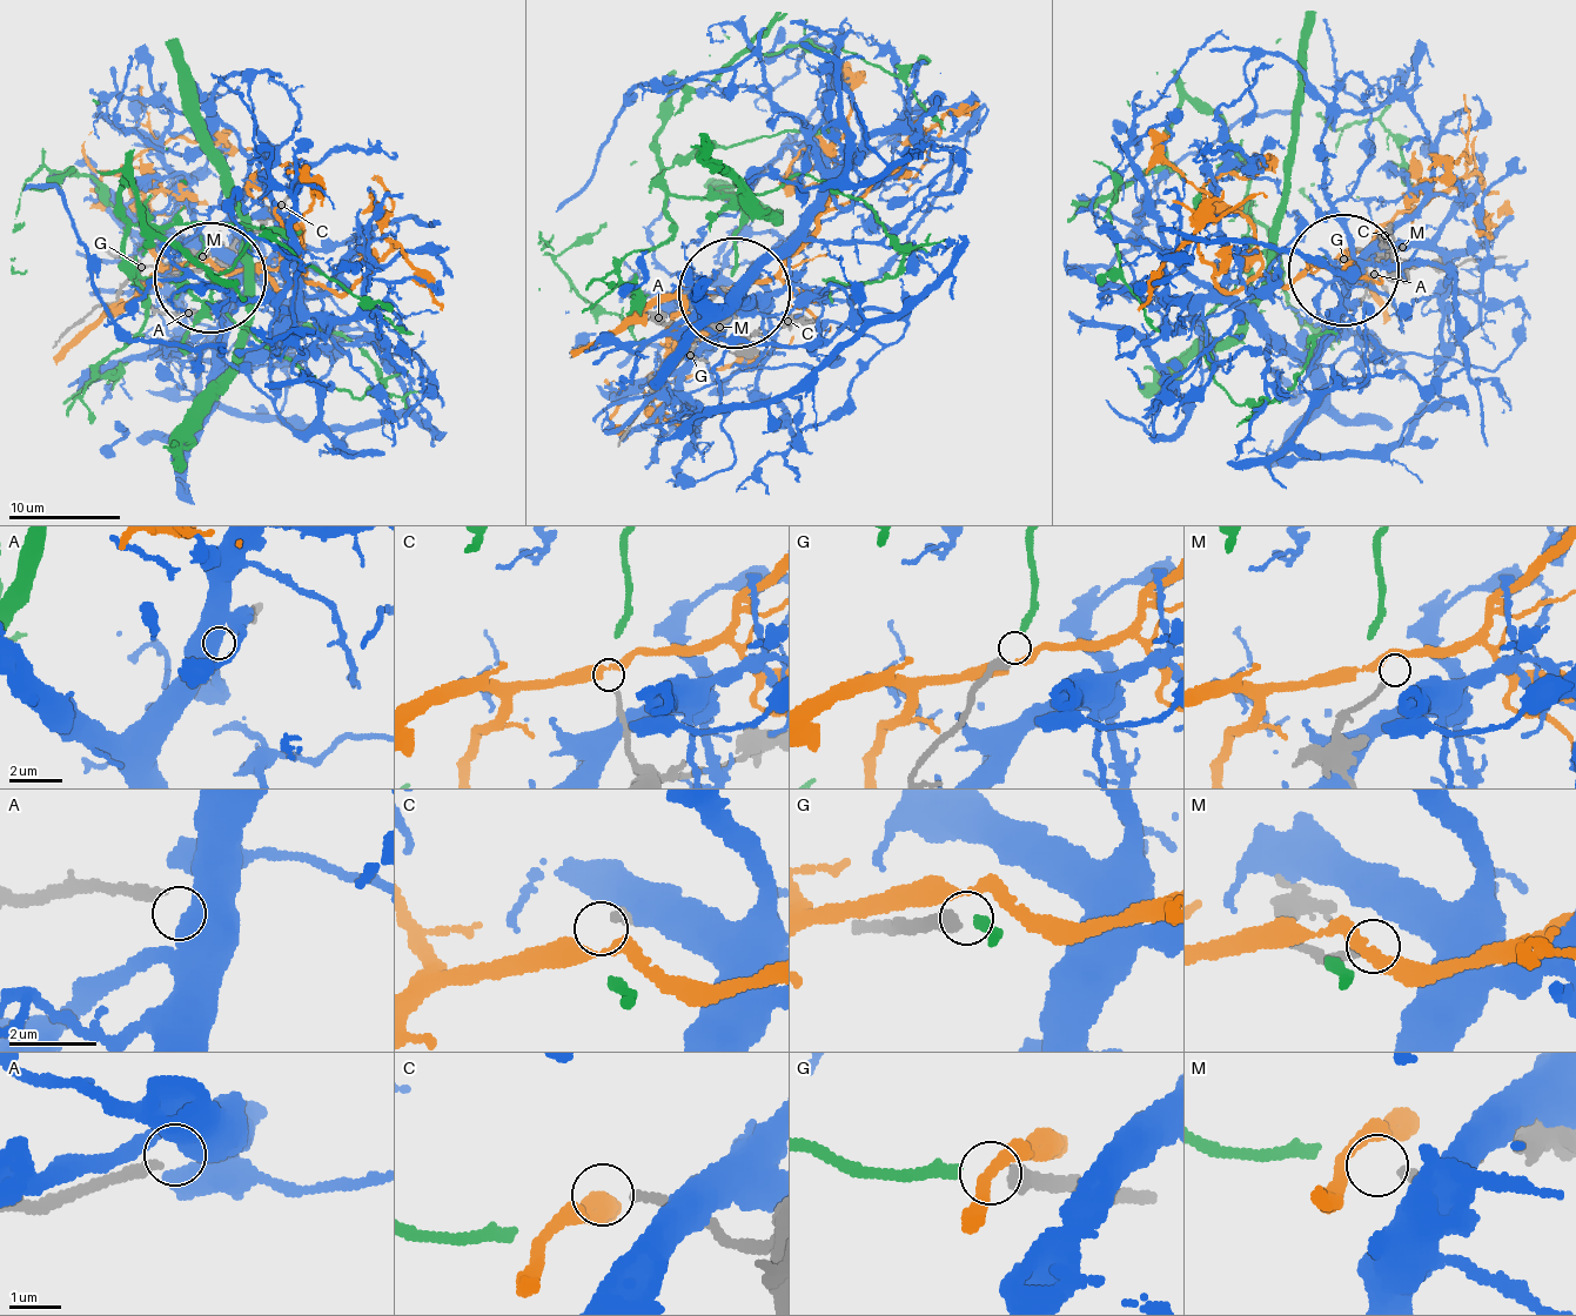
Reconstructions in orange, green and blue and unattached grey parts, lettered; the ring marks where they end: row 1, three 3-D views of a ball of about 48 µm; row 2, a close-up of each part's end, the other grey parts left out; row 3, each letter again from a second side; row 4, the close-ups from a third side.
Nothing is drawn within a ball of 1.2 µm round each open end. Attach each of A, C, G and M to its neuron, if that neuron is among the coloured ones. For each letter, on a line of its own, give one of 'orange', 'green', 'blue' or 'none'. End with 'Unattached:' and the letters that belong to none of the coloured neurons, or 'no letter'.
A: blue
C: orange
G: green
M: none
Unattached: M

